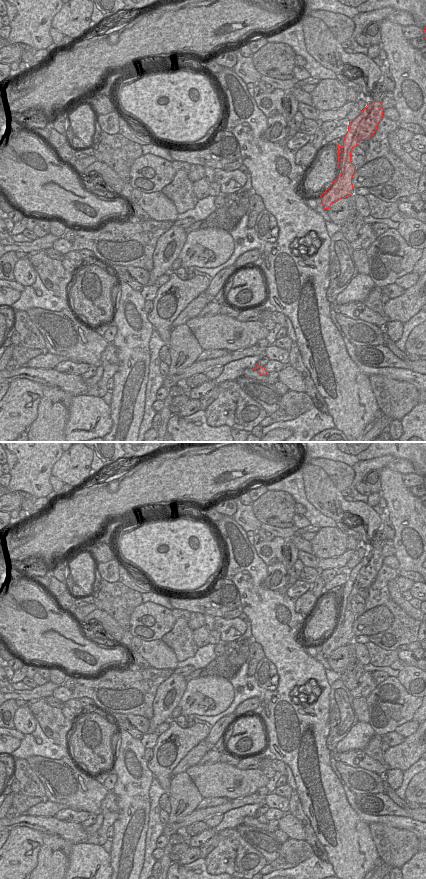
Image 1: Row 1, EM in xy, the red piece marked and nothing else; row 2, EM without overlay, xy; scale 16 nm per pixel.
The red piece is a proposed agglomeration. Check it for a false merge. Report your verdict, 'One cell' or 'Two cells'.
Two cells.

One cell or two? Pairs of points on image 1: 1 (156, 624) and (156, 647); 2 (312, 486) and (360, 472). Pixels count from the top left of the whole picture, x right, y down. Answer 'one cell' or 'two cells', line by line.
1: two cells
2: two cells

